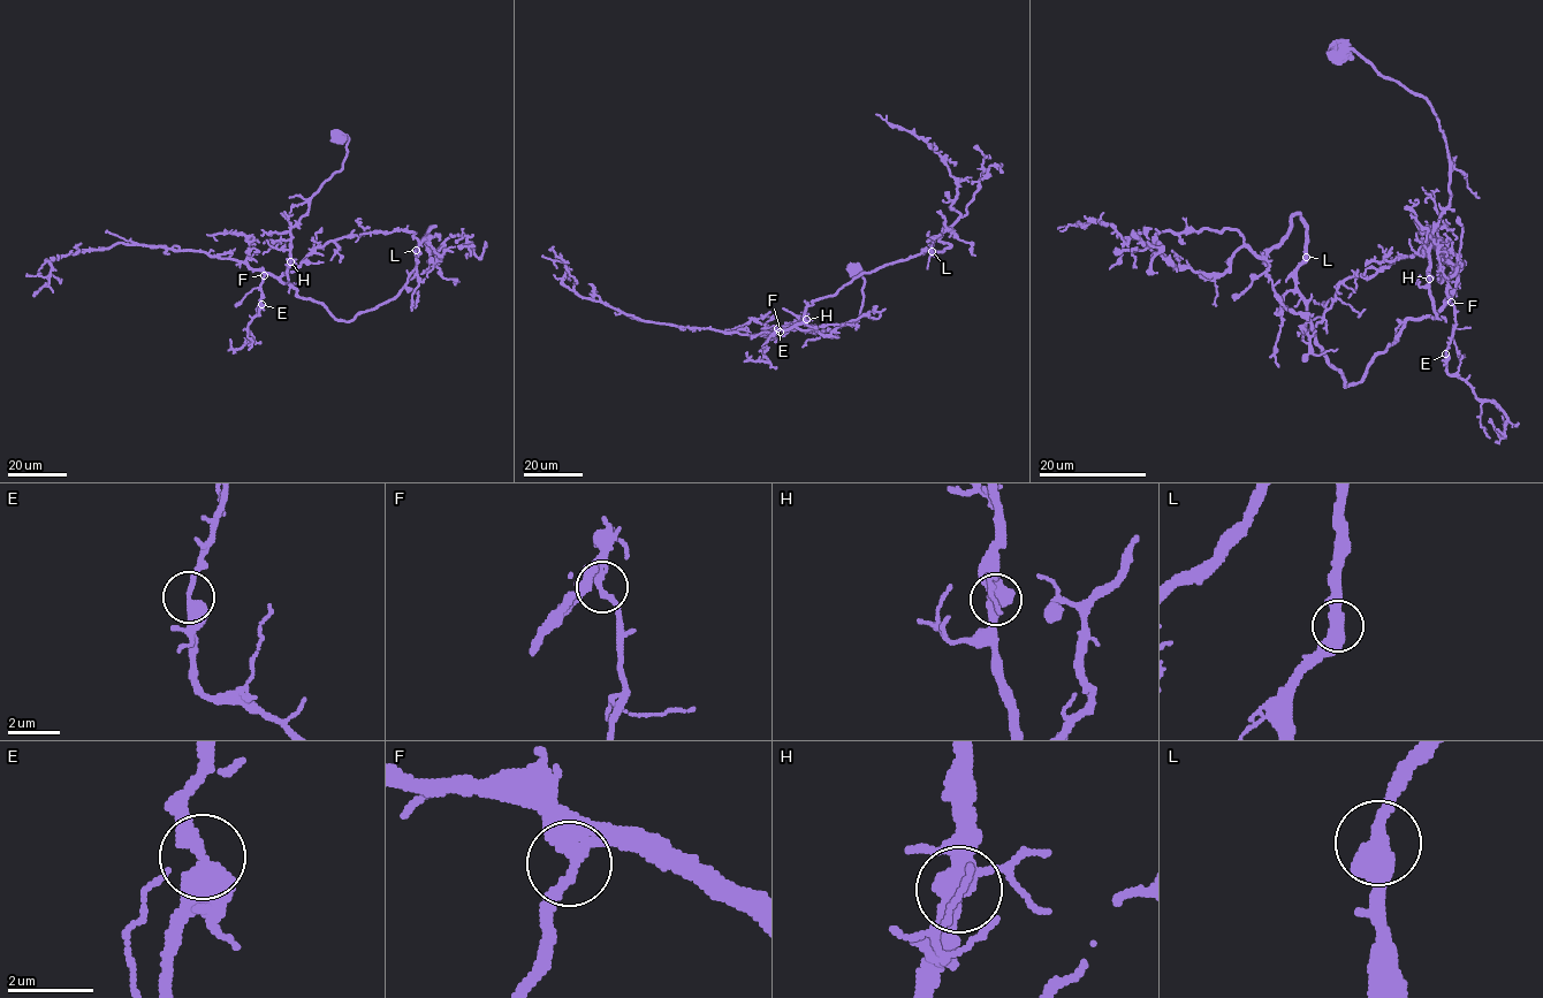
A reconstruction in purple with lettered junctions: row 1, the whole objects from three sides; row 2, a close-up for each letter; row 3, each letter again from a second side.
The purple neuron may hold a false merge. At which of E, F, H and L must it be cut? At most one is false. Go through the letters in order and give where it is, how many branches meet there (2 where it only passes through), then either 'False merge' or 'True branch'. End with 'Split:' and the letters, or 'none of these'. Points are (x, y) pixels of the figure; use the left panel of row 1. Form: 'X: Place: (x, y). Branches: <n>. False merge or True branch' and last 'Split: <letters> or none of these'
E: Place: (261, 304). Branches: 2. True branch
F: Place: (264, 275). Branches: 3. True branch
H: Place: (290, 261). Branches: 3. True branch
L: Place: (416, 250). Branches: 2. True branch
Split: none of these

